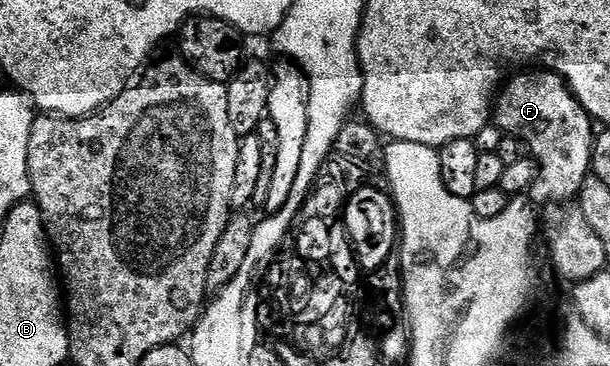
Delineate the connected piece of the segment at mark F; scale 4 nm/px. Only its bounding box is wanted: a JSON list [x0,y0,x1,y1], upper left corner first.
[493,70,593,202]

